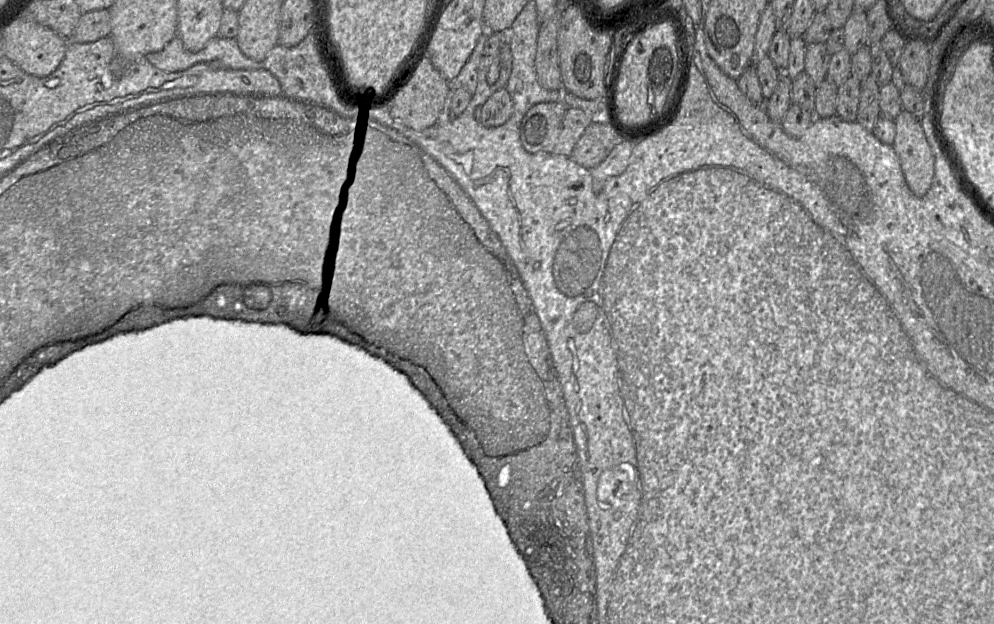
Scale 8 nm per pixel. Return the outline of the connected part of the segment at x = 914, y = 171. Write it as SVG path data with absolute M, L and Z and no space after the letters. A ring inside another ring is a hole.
M906 110L894 119L895 139L892 144L910 191L923 197L934 176L934 155L920 120Z

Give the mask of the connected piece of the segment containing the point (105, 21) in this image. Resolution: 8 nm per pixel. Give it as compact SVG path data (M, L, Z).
M107 9L83 13L69 42L92 43L111 34L111 17Z

